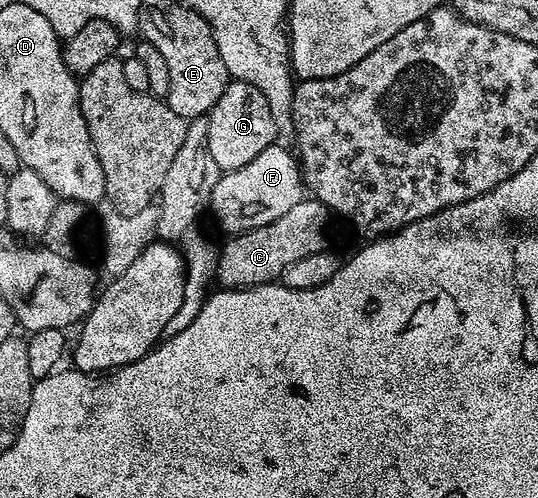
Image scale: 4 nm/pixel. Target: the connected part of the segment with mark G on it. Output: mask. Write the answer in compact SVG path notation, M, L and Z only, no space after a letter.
M230 81L223 96L219 96L216 104L209 109L207 117L209 127L205 147L223 172L238 170L243 168L243 164L251 164L251 160L255 160L259 152L274 145L279 138L277 125L271 116L271 104L267 104L267 96L263 96L259 88L246 82Z

